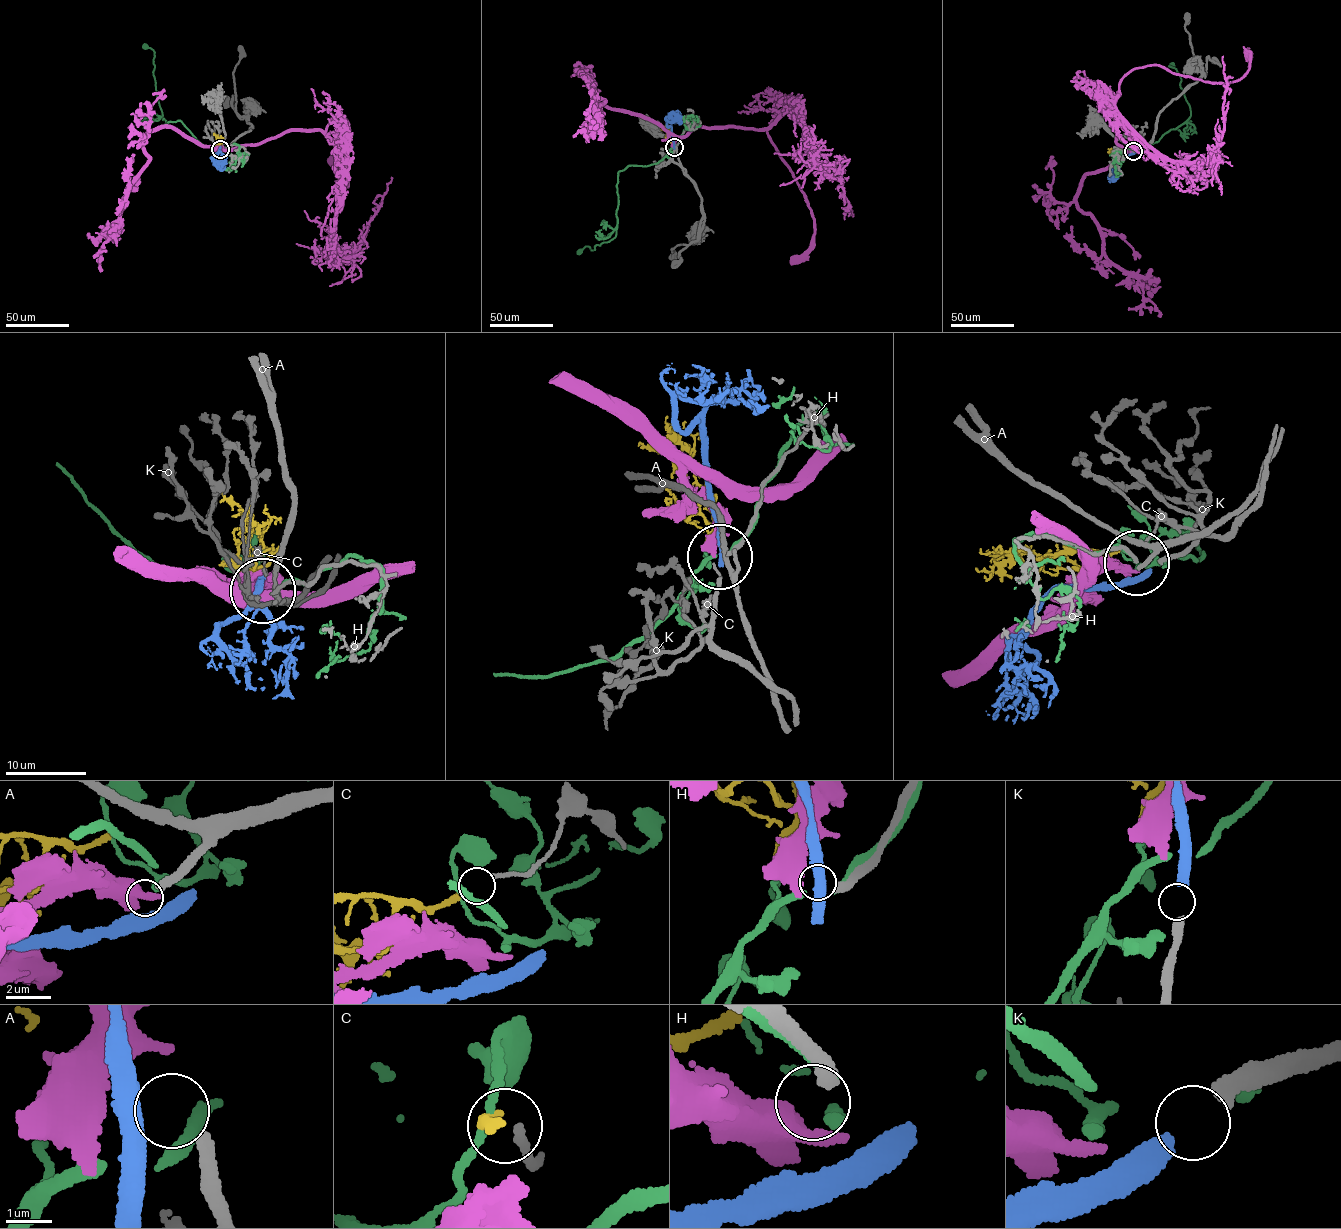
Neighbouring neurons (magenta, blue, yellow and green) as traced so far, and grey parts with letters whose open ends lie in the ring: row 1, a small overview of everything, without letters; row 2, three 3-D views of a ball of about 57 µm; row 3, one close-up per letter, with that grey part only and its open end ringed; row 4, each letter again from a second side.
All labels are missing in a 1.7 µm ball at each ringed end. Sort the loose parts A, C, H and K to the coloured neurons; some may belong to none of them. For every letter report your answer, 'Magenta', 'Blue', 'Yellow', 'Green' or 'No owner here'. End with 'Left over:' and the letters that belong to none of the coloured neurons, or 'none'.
A: No owner here
C: Green
H: No owner here
K: Blue
Left over: A, H

